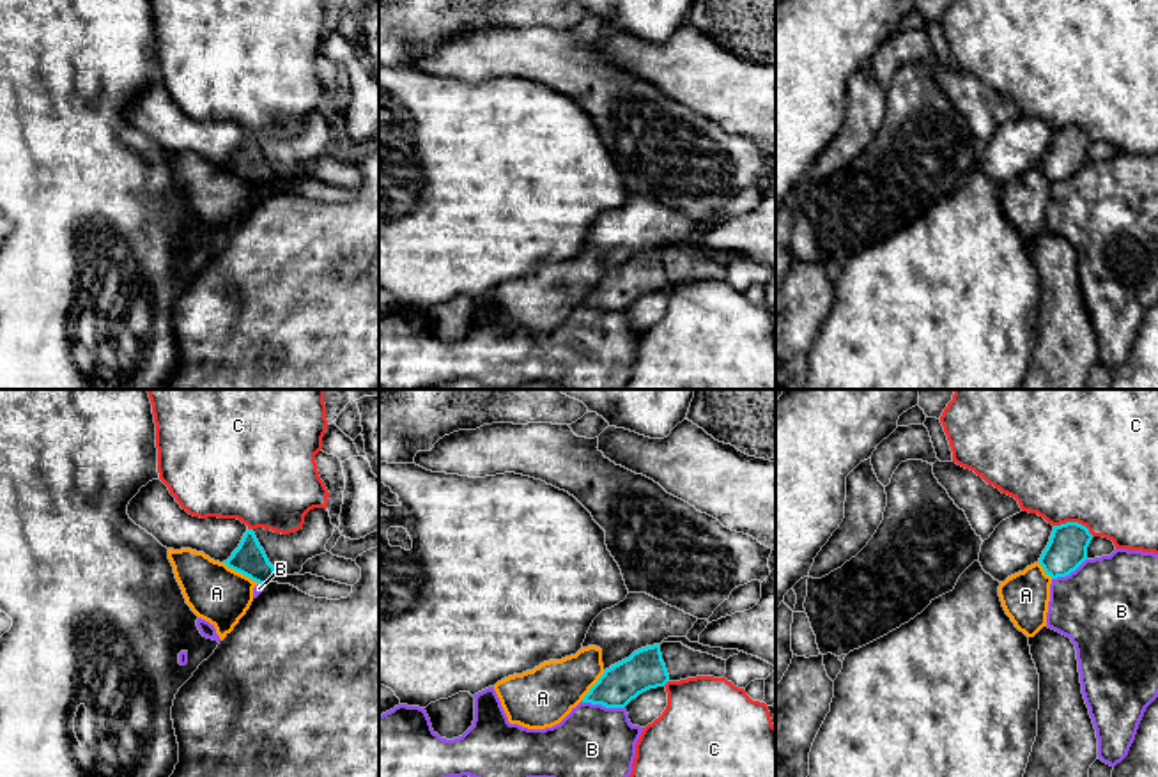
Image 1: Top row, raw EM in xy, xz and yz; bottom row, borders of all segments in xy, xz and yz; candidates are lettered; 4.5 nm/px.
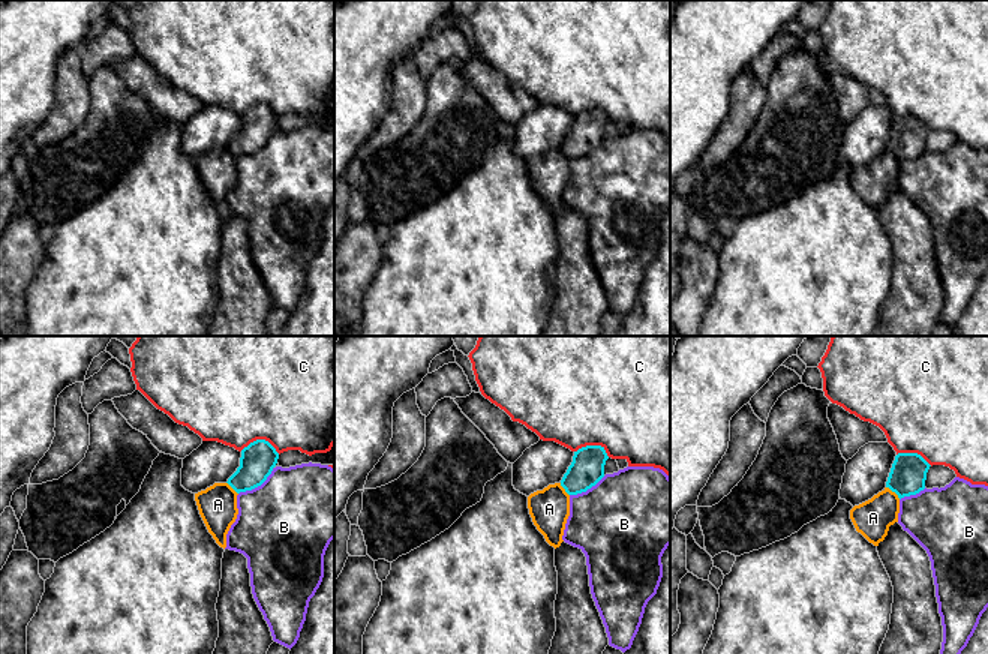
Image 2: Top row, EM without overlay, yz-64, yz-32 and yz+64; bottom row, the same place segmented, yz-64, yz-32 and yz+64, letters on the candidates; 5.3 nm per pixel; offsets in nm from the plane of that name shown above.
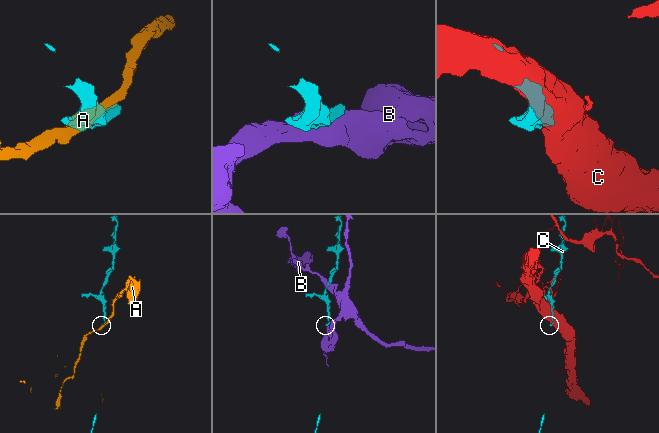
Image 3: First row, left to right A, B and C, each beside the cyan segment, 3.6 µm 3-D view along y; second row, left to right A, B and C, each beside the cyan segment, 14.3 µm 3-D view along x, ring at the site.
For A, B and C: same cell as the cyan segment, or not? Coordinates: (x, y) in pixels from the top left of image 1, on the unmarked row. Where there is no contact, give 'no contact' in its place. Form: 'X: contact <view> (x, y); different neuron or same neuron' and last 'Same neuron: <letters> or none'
A: contact xy (241, 176); different neuron
B: contact xz (602, 308); different neuron
C: contact yz (1075, 126); different neuron
Same neuron: none

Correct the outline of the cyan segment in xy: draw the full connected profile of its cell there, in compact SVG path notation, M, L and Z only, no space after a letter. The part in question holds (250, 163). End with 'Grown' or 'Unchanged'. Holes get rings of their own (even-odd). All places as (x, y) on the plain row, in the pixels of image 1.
M253 133L244 136L239 150L223 166L259 188L271 186L276 175L260 150Z. Unchanged

